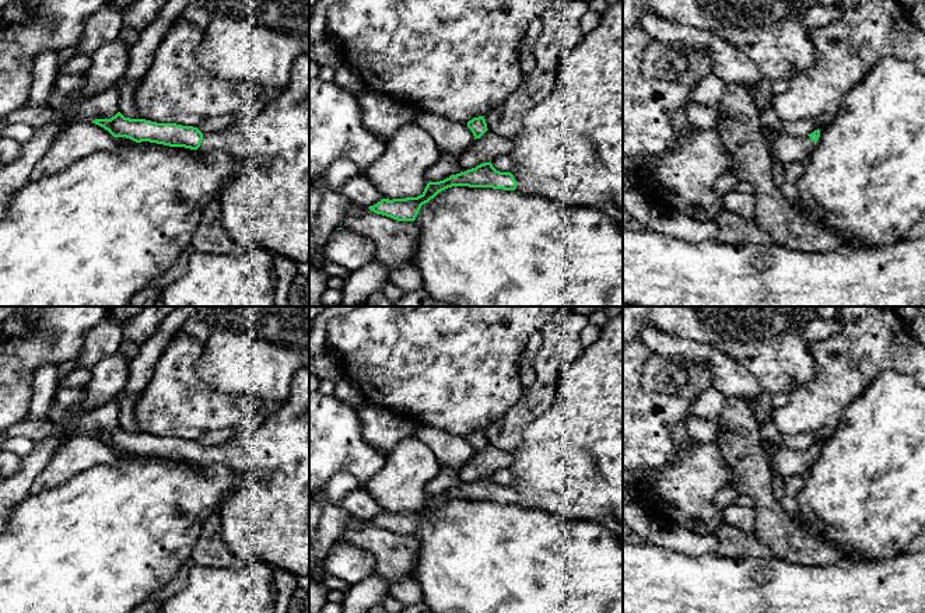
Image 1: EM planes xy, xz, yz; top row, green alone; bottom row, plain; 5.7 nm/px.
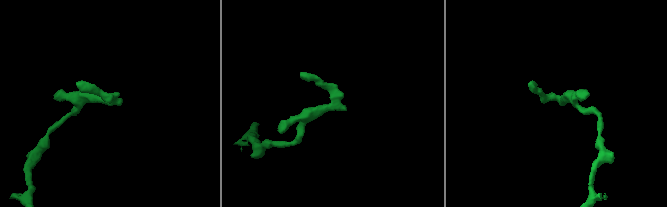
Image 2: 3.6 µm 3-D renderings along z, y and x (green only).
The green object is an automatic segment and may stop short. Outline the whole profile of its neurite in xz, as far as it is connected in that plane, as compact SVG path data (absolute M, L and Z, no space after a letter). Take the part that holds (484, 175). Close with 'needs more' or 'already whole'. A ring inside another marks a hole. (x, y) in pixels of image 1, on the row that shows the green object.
M623 0L609 6L600 14L599 25L563 55L550 97L523 116L522 129L514 139L509 155L515 165L512 172L500 172L491 161L484 162L444 181L428 182L417 197L382 199L368 209L397 221L414 221L423 204L452 186L516 189L521 193L542 195L567 204L593 207L610 216L623 231Z; needs more

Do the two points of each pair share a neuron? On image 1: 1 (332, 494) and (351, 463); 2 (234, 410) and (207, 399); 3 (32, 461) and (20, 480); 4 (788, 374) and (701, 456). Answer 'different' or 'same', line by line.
1: different
2: same
3: same
4: different

